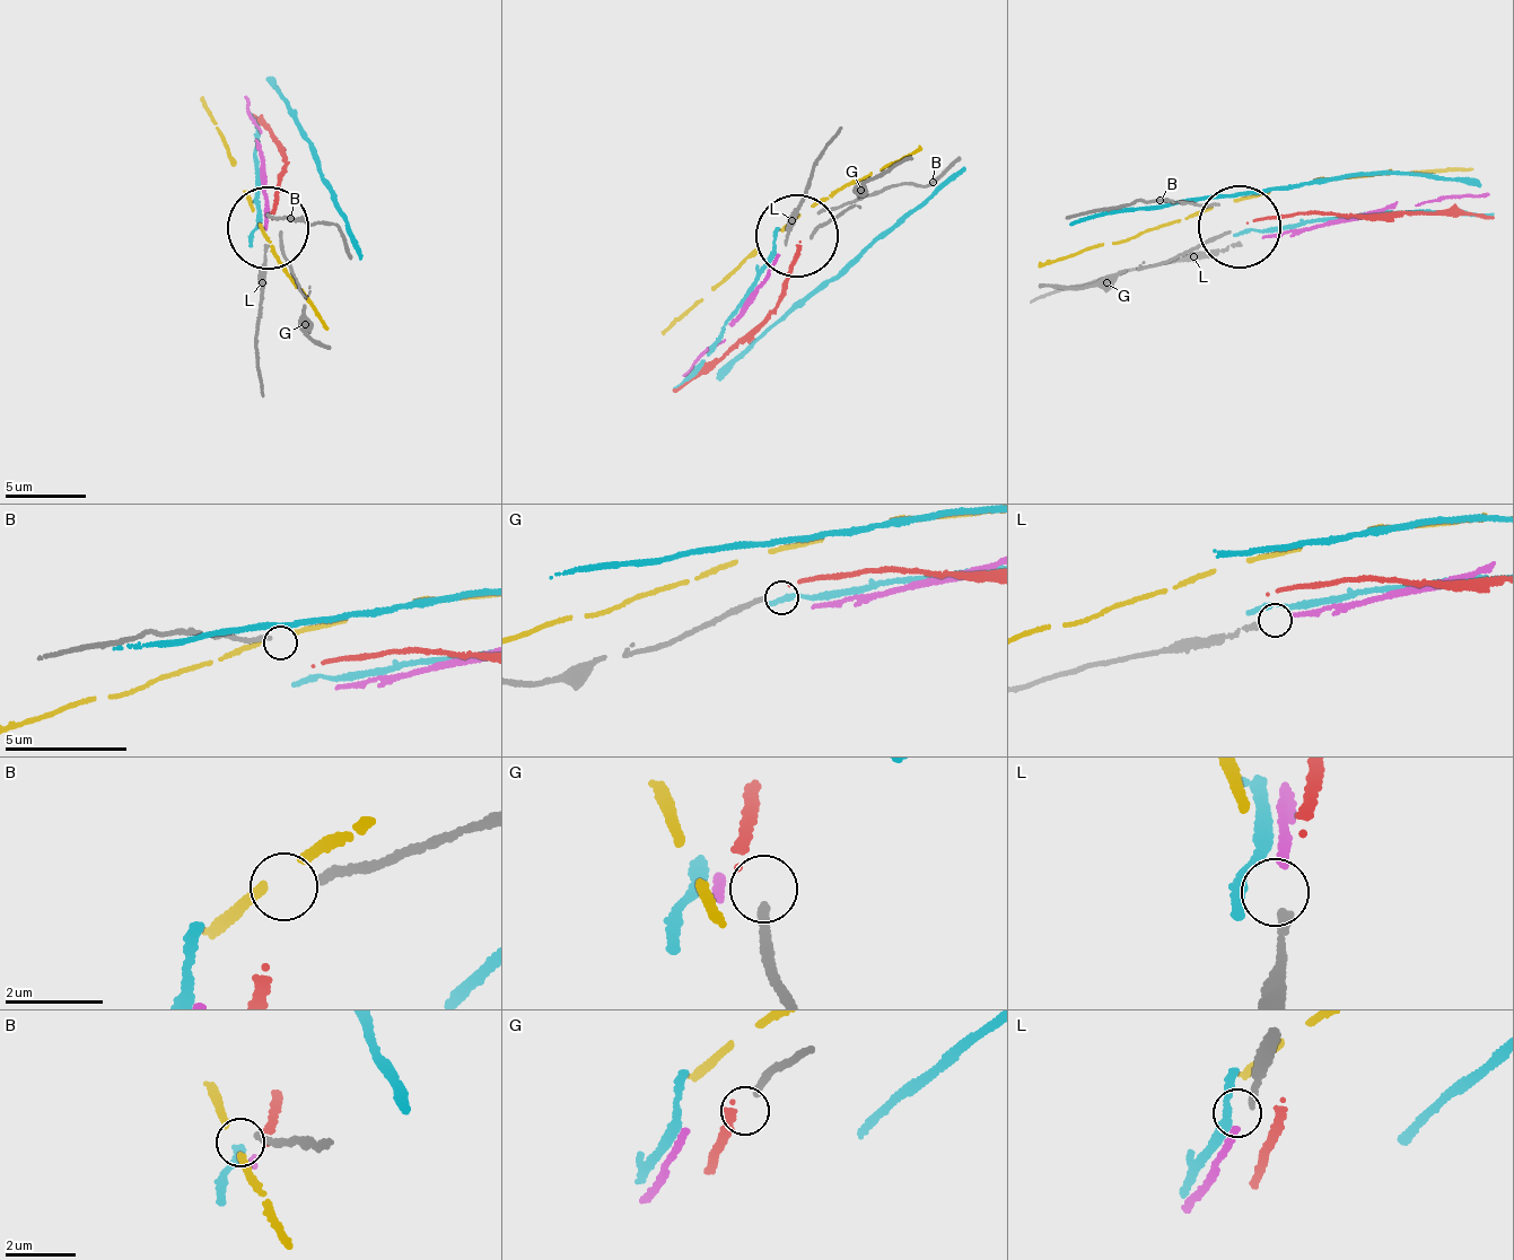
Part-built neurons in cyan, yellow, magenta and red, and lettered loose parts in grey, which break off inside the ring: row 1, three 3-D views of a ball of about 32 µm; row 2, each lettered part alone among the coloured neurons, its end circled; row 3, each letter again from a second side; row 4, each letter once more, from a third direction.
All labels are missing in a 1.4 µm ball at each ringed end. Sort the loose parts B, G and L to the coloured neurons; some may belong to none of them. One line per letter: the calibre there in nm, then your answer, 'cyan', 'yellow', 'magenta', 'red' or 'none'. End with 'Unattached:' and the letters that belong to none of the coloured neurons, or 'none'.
B: 160 nm thick; none
G: 180 nm thick; none
L: 150 nm thick; magenta
Unattached: B, G

